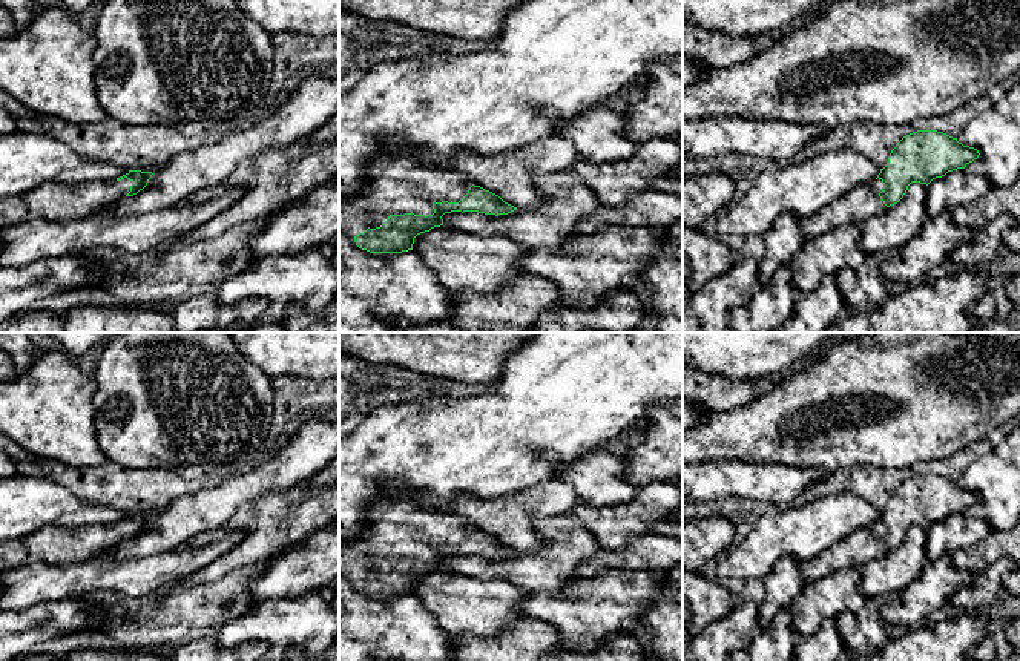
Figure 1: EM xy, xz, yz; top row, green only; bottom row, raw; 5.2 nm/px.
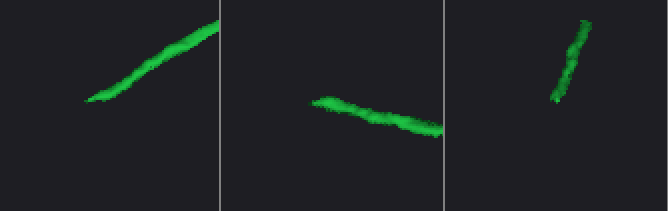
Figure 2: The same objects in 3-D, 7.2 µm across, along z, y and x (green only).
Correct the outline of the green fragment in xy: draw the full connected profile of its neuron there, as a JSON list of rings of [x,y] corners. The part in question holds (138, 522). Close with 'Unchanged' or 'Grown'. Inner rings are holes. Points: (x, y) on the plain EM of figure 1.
[[[129,514],[114,525],[43,526],[26,537],[0,541],[0,572],[37,561],[71,563],[104,555],[124,540],[143,534],[152,518],[152,515]]]. Grown

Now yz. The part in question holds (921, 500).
[[[917,474],[896,488],[871,532],[890,551],[903,541],[911,526],[928,529],[948,515],[965,512],[979,498],[977,492],[963,489],[943,475]]]. Grown

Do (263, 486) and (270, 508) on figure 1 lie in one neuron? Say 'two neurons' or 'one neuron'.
two neurons

